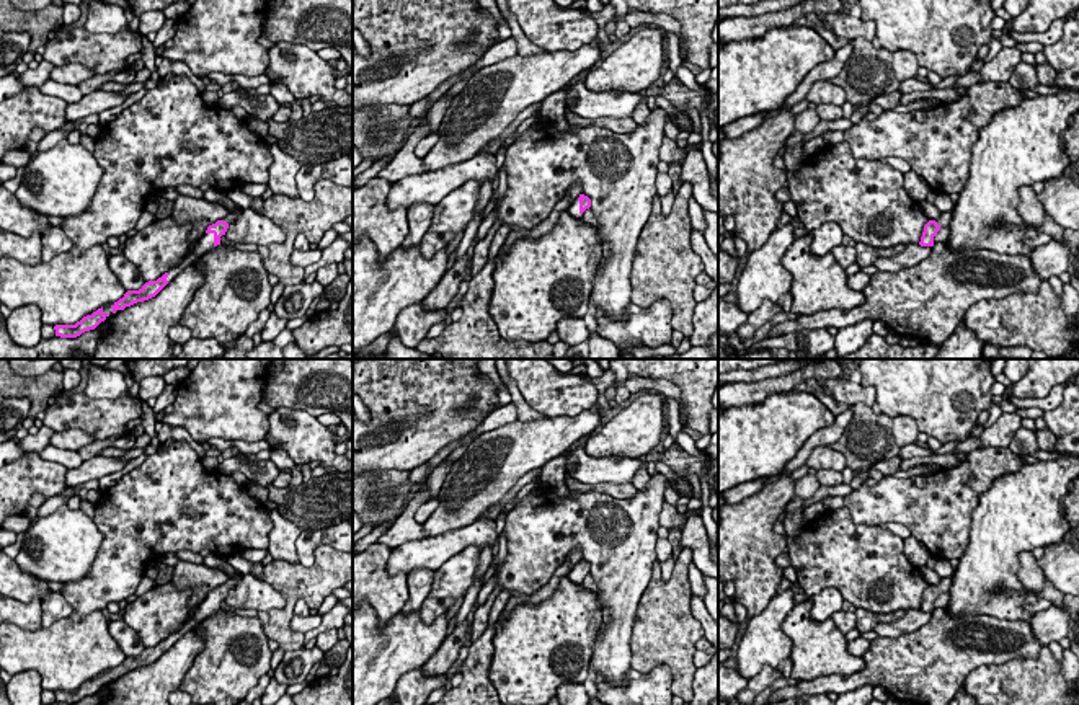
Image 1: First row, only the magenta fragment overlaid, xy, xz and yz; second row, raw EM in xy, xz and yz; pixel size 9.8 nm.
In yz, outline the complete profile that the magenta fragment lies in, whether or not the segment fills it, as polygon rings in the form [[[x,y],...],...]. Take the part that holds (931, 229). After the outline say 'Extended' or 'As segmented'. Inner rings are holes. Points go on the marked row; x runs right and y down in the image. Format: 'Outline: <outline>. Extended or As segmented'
Outline: [[[953,209],[947,212],[940,212],[937,219],[929,220],[924,225],[924,232],[922,232],[919,245],[934,246],[934,237],[937,235],[940,228],[948,227],[952,215],[953,215]]]. Extended

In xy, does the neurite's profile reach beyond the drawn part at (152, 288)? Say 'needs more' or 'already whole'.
needs more

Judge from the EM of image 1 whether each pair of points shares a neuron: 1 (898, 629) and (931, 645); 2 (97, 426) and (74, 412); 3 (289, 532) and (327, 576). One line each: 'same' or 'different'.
1: different
2: same
3: different

